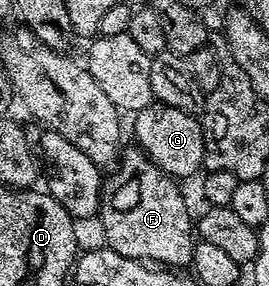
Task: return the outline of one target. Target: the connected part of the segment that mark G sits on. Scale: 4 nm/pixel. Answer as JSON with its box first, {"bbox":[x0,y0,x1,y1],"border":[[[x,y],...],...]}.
{"bbox":[134,103,205,179],"border":[[[152,103],[140,113],[134,114],[135,137],[138,148],[162,173],[168,177],[184,179],[204,168],[205,143],[203,142],[203,123],[194,113],[177,111],[177,107]]]}

